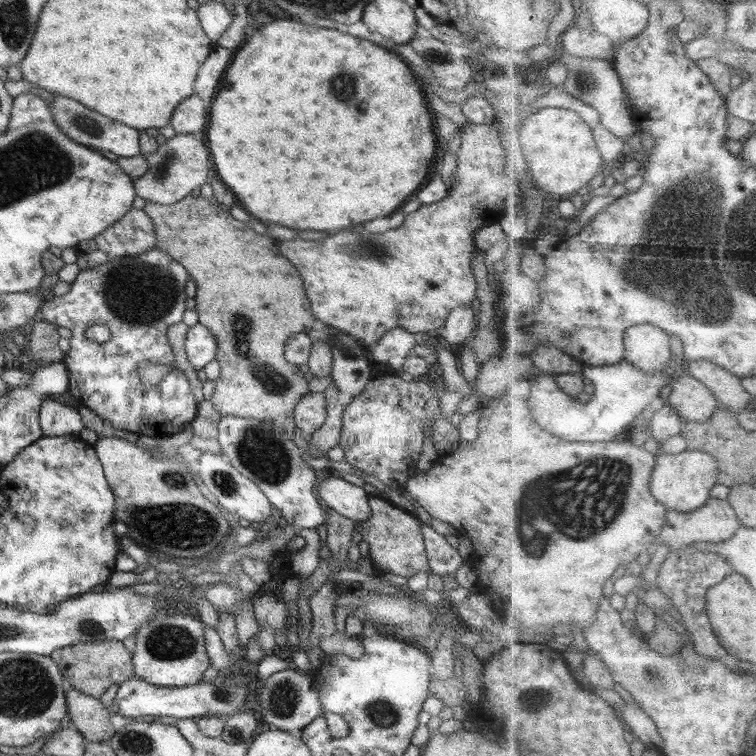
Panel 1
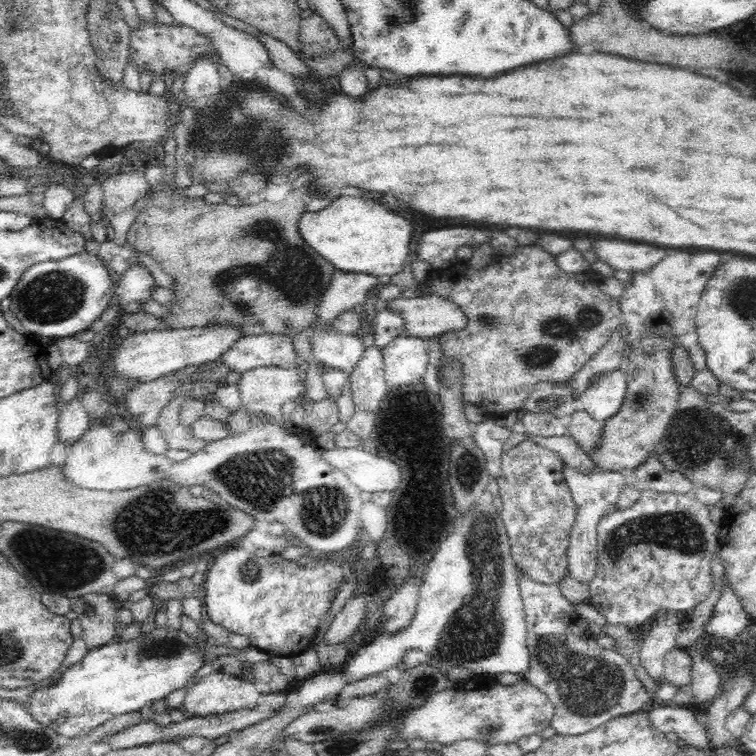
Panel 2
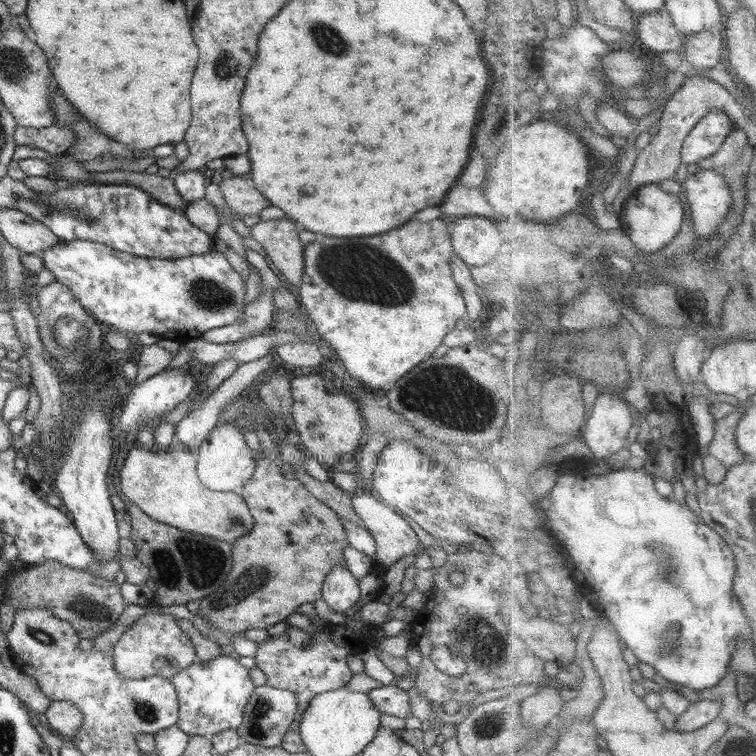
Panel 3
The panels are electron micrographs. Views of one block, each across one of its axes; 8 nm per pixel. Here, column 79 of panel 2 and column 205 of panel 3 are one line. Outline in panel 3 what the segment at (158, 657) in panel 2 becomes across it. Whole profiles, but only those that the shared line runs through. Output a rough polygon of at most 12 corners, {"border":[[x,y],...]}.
{"border":[[223,653],[170,678],[176,726],[207,739],[242,724],[255,689]]}

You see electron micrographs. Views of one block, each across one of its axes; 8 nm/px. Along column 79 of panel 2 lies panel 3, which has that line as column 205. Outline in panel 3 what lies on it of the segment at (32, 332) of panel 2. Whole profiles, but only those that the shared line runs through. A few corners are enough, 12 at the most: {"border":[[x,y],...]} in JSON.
{"border":[[224,253],[40,254],[105,327],[176,341],[247,316]]}

